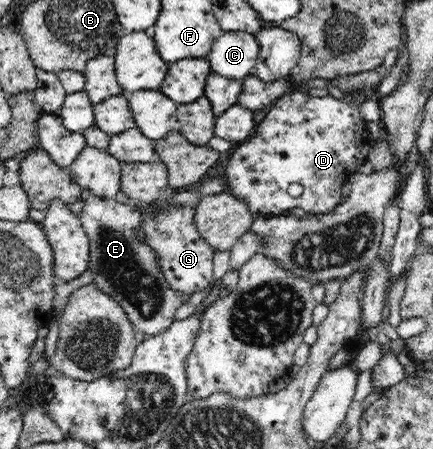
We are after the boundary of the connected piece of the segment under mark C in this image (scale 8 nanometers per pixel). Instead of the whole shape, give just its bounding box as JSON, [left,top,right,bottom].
[207,30,260,81]

